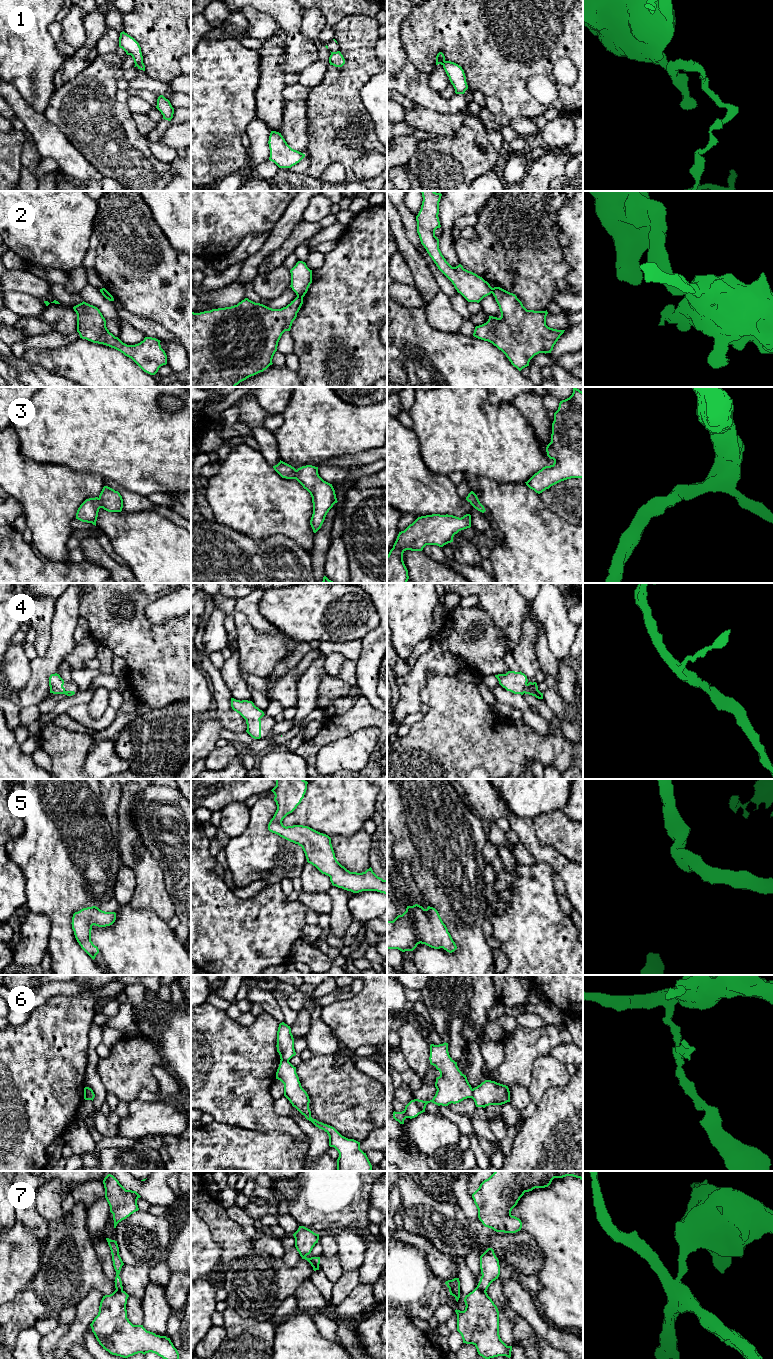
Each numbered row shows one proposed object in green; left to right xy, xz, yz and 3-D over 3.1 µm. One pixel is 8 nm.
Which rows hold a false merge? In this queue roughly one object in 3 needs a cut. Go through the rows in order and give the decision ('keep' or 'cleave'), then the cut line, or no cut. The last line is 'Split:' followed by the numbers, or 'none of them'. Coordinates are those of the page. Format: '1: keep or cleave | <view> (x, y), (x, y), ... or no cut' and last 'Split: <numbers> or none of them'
1: cleave | yz (445, 61), (442, 64)
2: cleave | xz (297, 295), (302, 297)
3: keep | no cut
4: keep | no cut
5: keep | no cut
6: cleave | yz (471, 1089), (472, 1097)
7: cleave | yz (477, 1286), (485, 1292)
Split: 1, 2, 6, 7

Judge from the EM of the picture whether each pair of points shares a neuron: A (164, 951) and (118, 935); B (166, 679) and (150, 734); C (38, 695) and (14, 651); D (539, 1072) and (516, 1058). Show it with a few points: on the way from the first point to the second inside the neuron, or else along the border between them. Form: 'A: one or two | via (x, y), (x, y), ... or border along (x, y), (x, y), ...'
A: one | via (153, 951), (142, 951), (137, 947), (129, 946)
B: two | border along (179, 700), (153, 709)
C: two | border along (30, 661), (31, 676), (18, 692)
D: two | border along (550, 1054), (535, 1061), (527, 1087)

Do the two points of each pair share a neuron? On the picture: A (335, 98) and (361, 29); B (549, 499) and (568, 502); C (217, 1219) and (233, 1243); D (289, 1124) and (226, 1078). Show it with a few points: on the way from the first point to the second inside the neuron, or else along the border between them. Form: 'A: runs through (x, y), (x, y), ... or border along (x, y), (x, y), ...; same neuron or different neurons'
A: runs through (347, 81), (359, 68), (359, 46); same neuron
B: runs through (554, 499), (563, 499); same neuron
C: runs through (220, 1225), (231, 1237); same neuron
D: runs through (272, 1118), (254, 1100), (253, 1095), (243, 1093); same neuron

